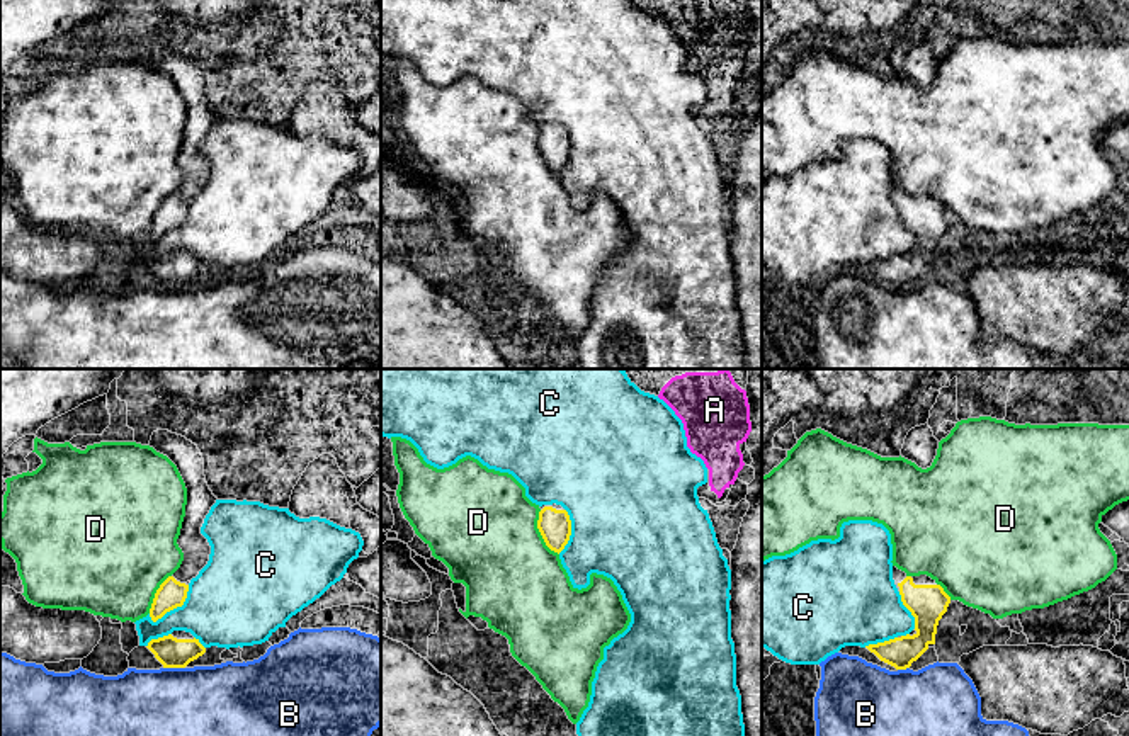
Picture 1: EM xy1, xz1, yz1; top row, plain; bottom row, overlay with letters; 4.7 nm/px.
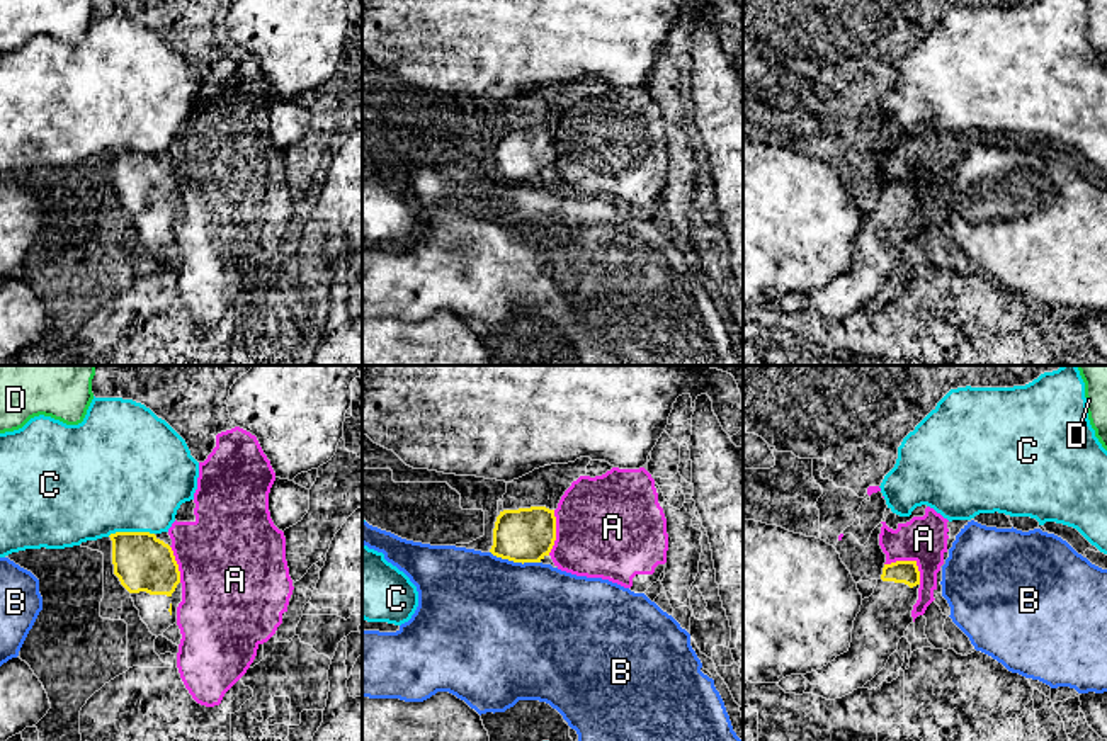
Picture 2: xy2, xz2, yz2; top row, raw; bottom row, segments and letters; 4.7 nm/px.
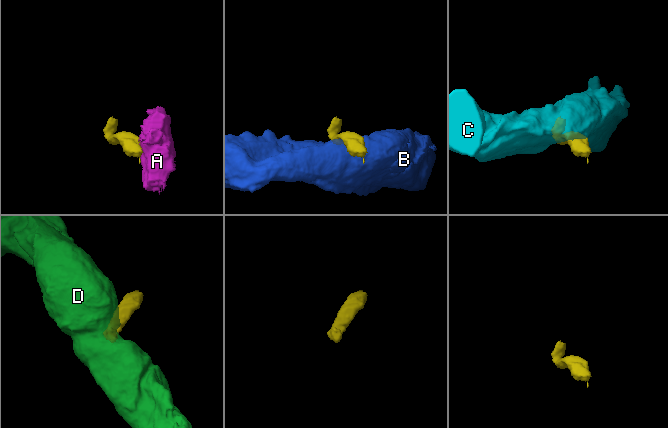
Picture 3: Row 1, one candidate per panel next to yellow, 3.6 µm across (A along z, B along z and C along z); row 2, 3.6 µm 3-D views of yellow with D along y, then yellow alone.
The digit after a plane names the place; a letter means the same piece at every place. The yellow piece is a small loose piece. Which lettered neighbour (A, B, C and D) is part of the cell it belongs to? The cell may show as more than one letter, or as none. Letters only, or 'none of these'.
none of these

